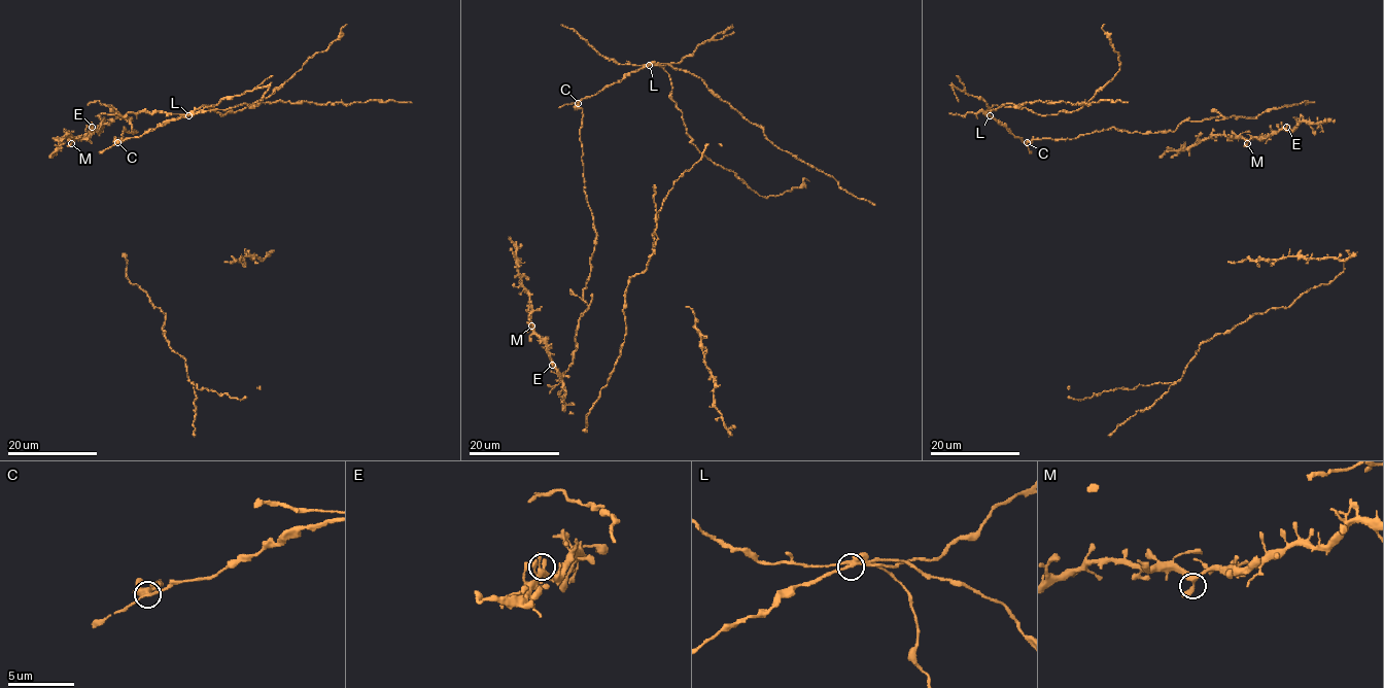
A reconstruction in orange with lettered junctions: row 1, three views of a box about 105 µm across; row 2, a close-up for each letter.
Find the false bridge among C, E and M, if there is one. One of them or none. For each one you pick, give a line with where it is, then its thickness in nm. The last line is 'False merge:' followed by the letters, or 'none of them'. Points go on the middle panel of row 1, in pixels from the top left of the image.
C: Place: (578, 103). Thickness 320 nm
False merge: C

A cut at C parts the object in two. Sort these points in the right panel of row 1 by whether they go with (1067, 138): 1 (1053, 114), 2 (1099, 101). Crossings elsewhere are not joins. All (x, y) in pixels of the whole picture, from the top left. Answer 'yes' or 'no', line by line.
1: no
2: no

